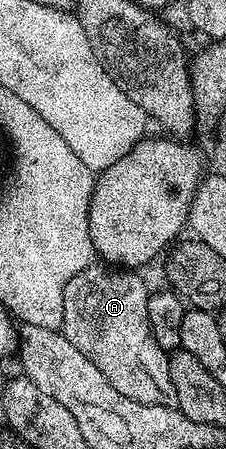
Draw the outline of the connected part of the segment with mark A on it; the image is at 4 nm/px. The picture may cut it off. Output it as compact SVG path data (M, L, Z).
M91 265L76 273L68 285L64 285L64 309L62 310L61 332L108 377L108 381L124 397L140 401L144 405L164 405L173 407L176 404L176 389L172 386L170 357L162 350L156 337L150 335L148 325L148 297L150 291L134 269L119 269L113 265Z

